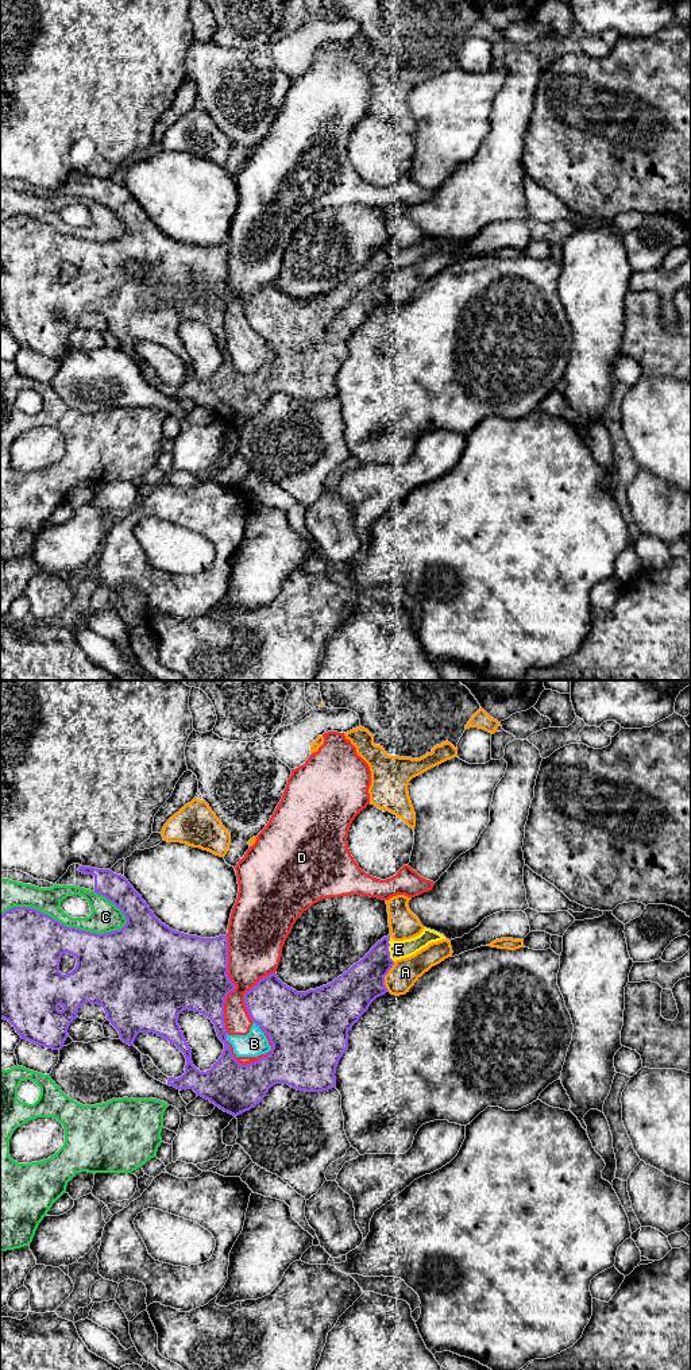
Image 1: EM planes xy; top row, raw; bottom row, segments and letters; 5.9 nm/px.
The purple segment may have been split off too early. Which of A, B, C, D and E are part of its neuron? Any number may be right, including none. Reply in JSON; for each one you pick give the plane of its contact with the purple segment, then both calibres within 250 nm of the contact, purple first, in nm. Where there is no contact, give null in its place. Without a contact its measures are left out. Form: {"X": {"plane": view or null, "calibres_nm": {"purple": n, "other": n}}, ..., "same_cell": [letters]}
{"E": {"plane": "xy", "calibres_nm": {"purple": 240, "other": 110}}, "same_cell": ["E"]}

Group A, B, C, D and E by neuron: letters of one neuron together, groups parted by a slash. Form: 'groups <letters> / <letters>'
groups A / B D / C / E

